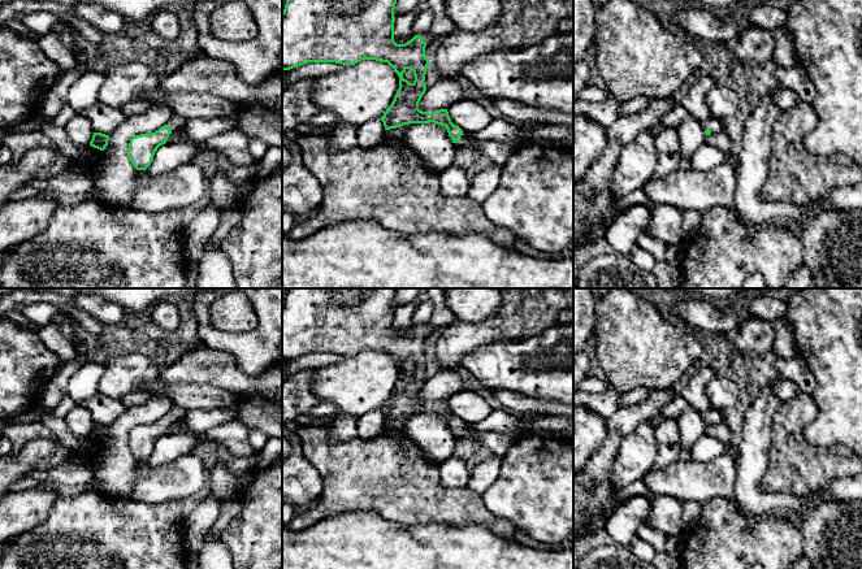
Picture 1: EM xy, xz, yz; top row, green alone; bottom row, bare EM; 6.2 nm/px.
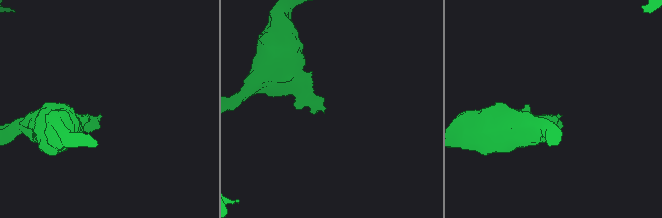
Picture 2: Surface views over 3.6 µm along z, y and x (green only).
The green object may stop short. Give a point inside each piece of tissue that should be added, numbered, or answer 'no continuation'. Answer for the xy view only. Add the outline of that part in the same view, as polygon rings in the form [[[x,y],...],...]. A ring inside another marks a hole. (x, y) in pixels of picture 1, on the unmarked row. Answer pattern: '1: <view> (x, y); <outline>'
1: xy (177, 413); [[[176,407],[174,409],[172,409],[166,416],[168,418],[173,422],[176,422],[177,420],[181,420],[182,417],[186,416],[186,411],[183,408]]]

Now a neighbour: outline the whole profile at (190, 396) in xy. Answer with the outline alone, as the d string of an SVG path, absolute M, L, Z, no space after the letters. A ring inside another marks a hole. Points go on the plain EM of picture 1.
M160 379L155 381L147 395L165 396L176 407L189 411L226 409L237 413L247 401L247 396L225 388L196 383L168 385Z

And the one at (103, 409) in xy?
M101 394L83 401L81 405L88 409L94 424L105 426L117 421L126 409L121 399L112 399Z

